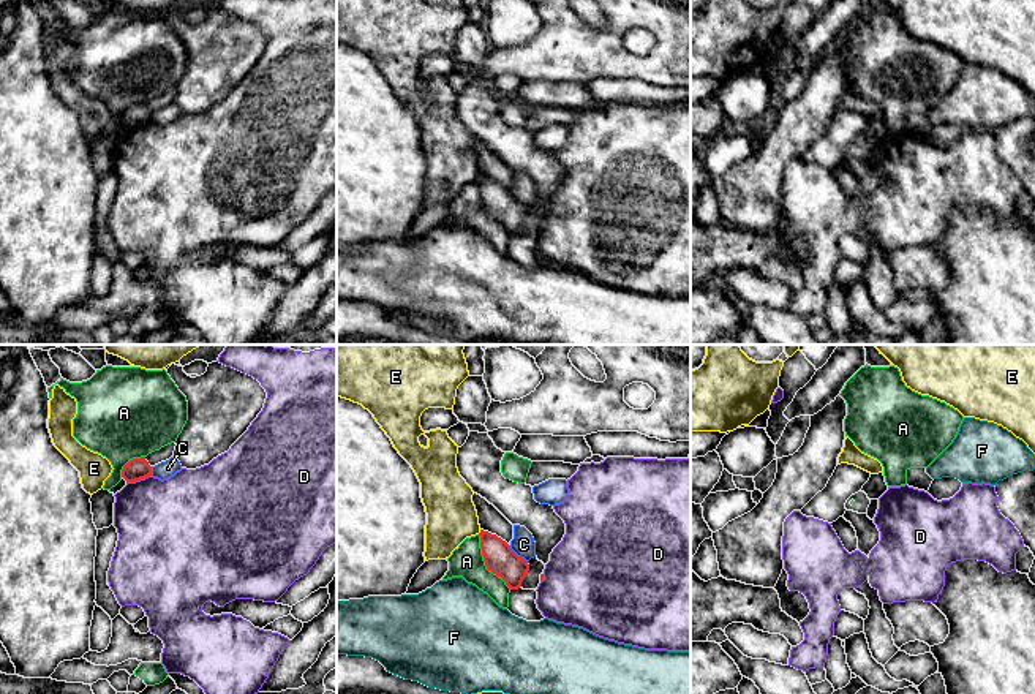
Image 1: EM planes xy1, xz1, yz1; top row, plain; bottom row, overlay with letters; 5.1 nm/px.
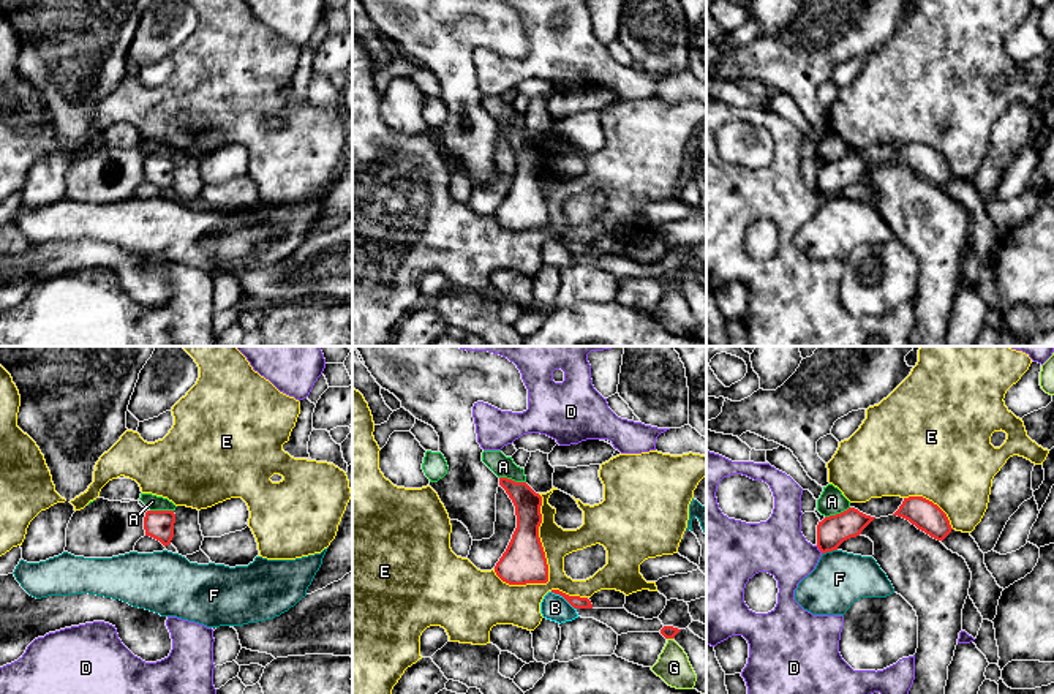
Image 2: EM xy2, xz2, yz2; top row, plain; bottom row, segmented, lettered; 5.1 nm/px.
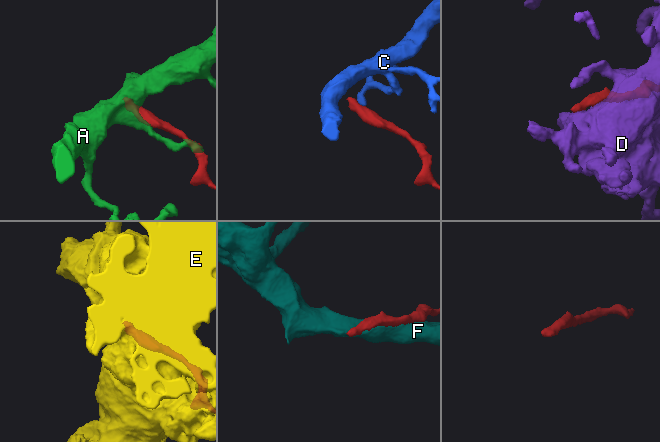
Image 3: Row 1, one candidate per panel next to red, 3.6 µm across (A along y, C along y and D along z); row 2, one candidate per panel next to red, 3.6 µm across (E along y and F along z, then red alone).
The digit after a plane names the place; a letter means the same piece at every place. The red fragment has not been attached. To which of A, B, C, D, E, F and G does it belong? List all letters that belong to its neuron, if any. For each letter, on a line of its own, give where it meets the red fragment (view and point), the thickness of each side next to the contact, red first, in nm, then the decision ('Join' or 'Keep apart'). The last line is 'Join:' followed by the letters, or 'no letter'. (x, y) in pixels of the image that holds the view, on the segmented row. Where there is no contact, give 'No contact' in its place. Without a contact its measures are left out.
A: Touches red at xz1 (485, 563). Thickness 160 nm (red) against 170 nm. Keep apart
B: Touches red at xz2 (563, 596). Thickness 60 nm (red) against 140 nm. Keep apart
C: Touches red at xz1 (517, 555). Thickness 160 nm (red) against 120 nm. Keep apart
D: Touches red at xy1 (138, 479). Thickness 110 nm (red) against 440 nm. Keep apart
E: Touches red at xz2 (544, 557). Thickness 220 nm (red) against 180 nm. Keep apart
F: Touches red at yz2 (828, 550). Thickness 160 nm (red) against 280 nm. Keep apart
G: Touches red at xz2 (670, 637). Thickness 60 nm (red) against 170 nm. Keep apart
Join: no letter

